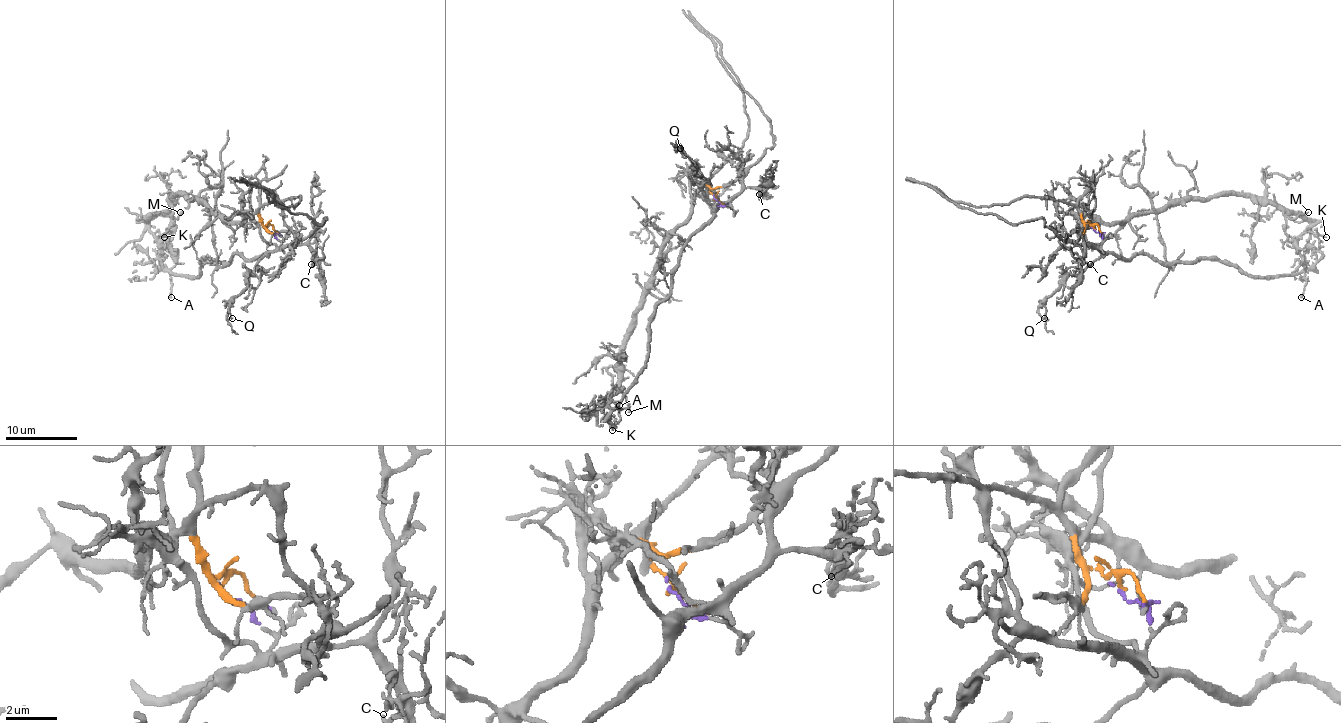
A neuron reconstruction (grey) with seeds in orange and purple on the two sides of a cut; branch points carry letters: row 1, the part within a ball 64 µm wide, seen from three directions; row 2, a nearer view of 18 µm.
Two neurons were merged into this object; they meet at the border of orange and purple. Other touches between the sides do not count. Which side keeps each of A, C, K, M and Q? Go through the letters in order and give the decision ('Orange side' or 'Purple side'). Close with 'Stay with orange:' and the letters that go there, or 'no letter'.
A: Purple side
C: Purple side
K: Purple side
M: Orange side
Q: Purple side
Stay with orange: M

